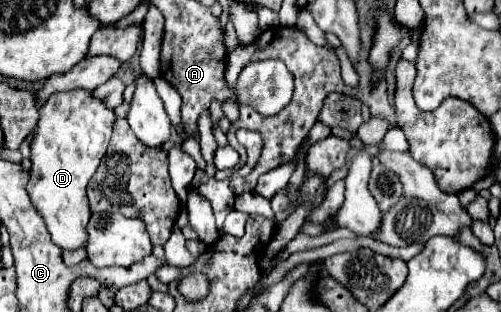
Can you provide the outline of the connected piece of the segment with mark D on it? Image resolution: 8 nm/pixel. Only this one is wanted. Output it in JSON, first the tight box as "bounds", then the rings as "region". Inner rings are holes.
{"bounds":[27,90,115,250],"region":[[[69,90],[51,94],[39,110],[37,126],[31,134],[31,170],[27,194],[47,224],[47,230],[63,250],[79,248],[85,242],[85,224],[89,222],[89,206],[85,188],[105,156],[115,112],[93,98],[89,90]]]}

